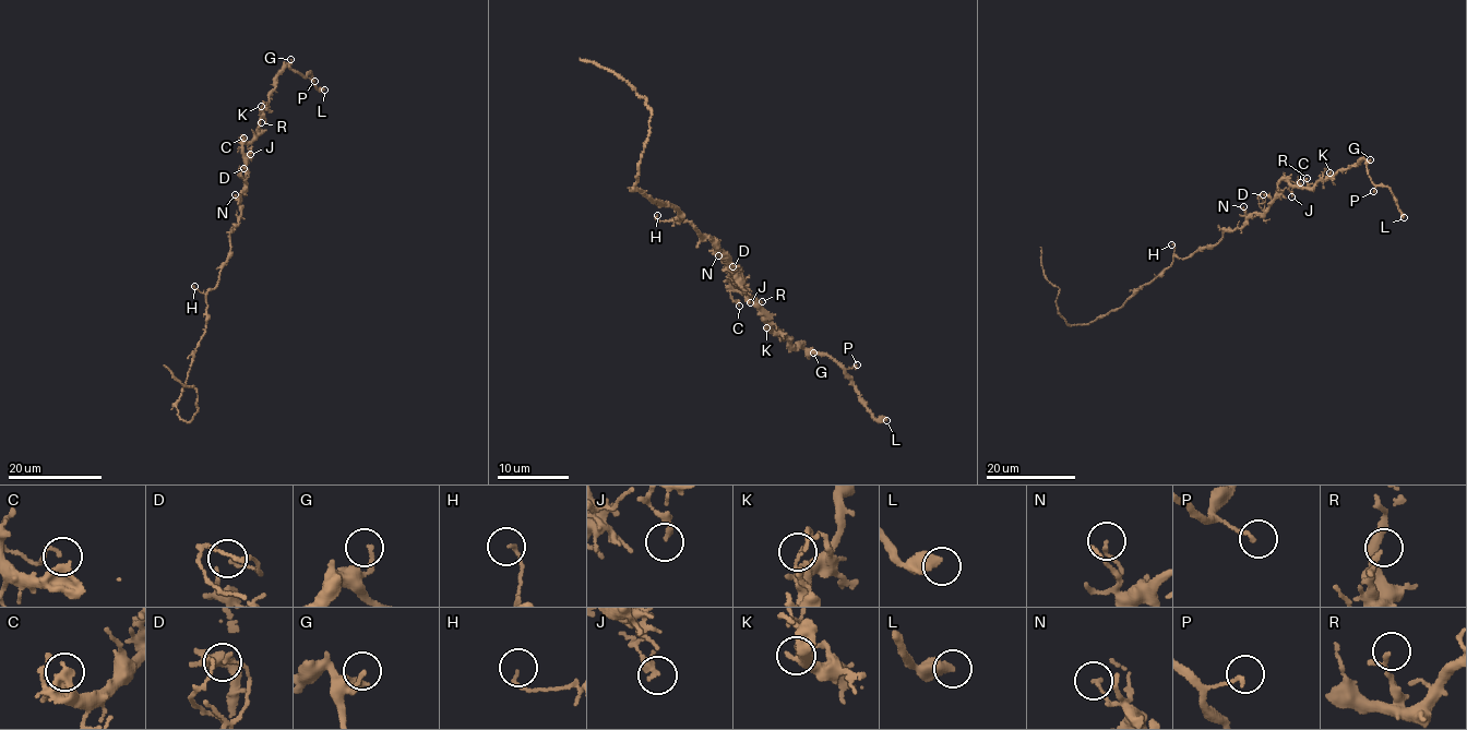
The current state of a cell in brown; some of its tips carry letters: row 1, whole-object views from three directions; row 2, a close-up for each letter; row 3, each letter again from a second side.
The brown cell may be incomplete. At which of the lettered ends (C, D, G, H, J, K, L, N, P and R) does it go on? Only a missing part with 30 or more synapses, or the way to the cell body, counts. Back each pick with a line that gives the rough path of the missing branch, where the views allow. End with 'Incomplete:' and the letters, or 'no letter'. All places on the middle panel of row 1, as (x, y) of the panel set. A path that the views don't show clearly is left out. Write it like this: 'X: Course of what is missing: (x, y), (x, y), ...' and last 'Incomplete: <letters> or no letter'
Incomplete: no letter

